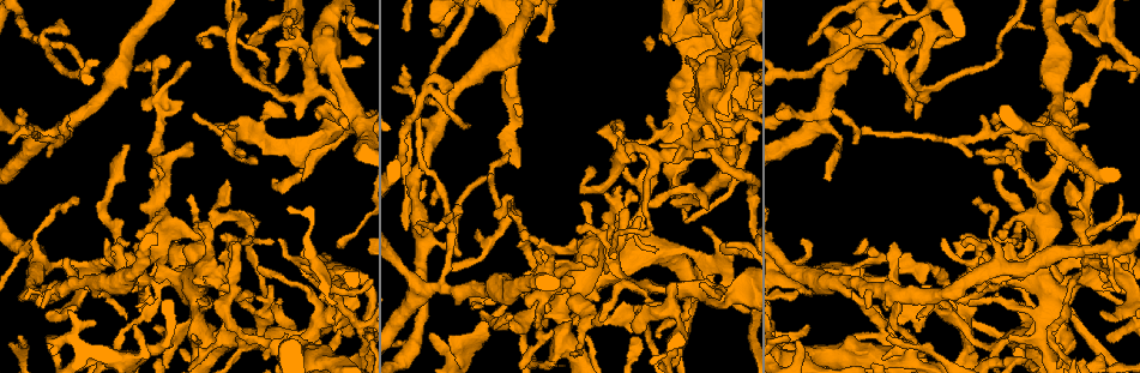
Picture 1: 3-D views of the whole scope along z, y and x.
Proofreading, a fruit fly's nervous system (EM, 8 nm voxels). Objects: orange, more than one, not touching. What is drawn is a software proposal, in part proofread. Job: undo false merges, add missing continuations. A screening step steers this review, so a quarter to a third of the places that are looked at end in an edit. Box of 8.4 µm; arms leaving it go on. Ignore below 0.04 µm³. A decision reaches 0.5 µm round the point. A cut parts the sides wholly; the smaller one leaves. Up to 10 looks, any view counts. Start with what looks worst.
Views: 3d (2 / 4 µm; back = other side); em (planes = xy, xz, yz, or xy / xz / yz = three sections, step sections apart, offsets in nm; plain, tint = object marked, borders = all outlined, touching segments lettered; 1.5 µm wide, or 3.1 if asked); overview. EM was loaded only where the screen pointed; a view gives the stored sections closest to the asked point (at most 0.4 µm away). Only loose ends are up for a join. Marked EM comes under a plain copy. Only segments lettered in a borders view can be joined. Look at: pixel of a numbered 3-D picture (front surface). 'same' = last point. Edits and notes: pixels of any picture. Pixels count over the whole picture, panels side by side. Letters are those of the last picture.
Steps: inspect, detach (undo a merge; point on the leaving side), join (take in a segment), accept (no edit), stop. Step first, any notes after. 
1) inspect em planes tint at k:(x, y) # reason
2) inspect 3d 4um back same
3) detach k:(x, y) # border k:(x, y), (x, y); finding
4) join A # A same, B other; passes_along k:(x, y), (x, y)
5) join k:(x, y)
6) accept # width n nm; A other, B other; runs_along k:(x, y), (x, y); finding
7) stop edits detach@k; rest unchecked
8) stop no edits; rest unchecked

inspect em xy step 8 borders at 1:(893, 70)

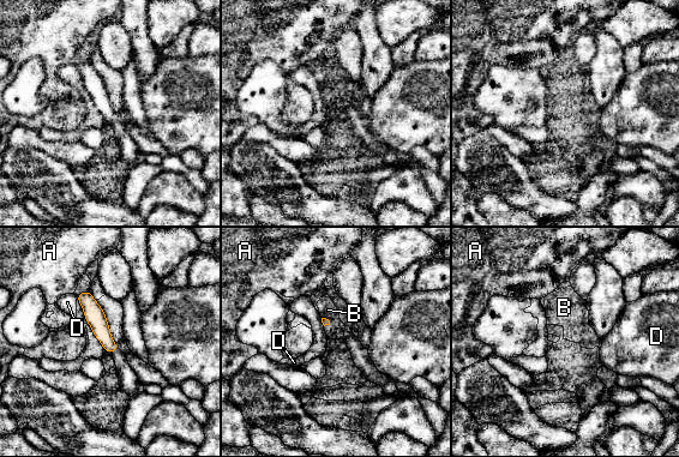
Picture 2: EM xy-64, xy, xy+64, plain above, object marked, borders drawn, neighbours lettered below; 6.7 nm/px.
inspect em planes borders same

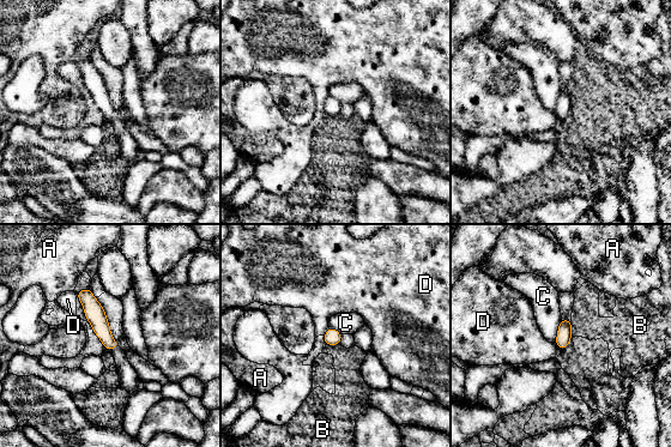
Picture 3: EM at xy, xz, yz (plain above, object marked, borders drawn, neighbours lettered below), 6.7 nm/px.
accept # A other, B other, C other, D other; runs_along 3:(80, 294), (113, 345); none of them fits

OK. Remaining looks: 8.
inspect em planes borders at 1:(675, 284) # free end

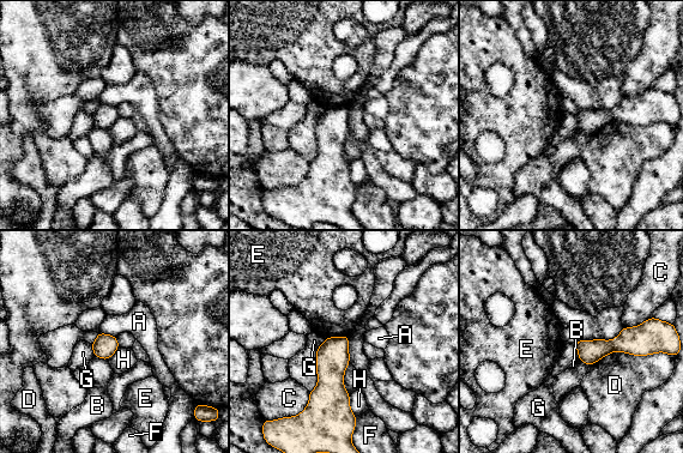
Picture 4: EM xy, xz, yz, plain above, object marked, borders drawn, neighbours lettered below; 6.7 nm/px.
accept # width 160 nm; A other, B other, C other, D other, E other, F other, G other, H other; border 4:(350, 394), (350, 410), (355, 416); no lettered segment goes on from it

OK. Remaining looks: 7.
inspect em planes borders at 1:(256, 295) # sharp bend

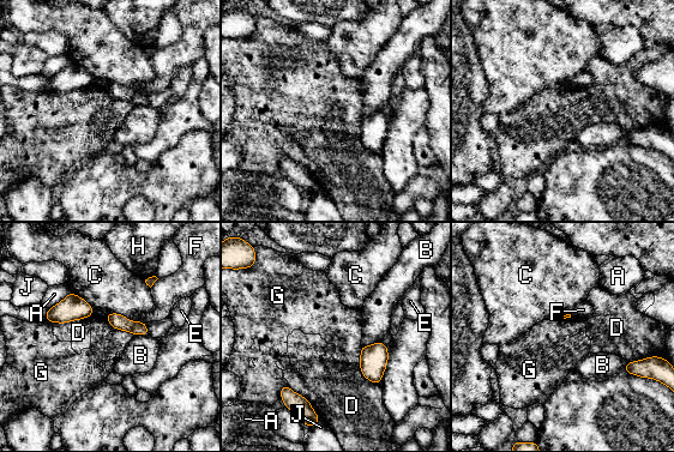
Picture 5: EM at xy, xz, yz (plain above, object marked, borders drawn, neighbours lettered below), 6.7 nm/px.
accept # longest_contact D 260 nm; A other, B other, C other, D other, E other, F other, G other, H other, J other; border 5:(106, 314), (120, 313), (139, 321); all the same neuron

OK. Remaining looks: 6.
inspect em planes borders at 1:(1003, 234) # touches itself

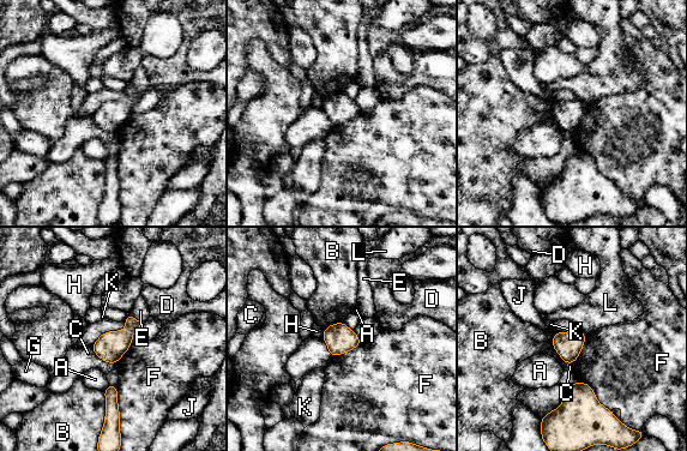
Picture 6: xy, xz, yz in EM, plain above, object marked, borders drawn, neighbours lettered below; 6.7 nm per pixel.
accept # A other, B other, C other, D other, E other, F other, G other, H other, J other, K other, L other; border 6:(116, 388), (120, 428); one neuron here

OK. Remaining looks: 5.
stop no edits; rest unchecked

